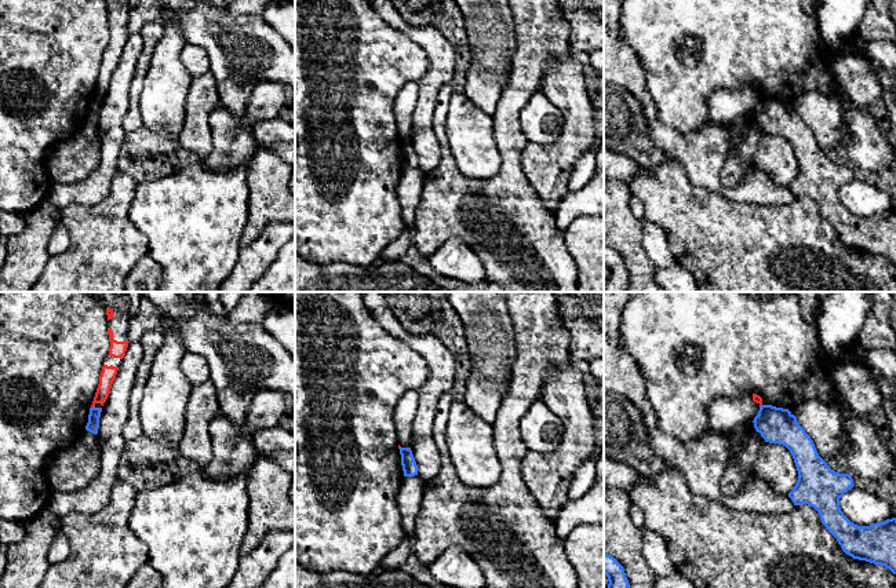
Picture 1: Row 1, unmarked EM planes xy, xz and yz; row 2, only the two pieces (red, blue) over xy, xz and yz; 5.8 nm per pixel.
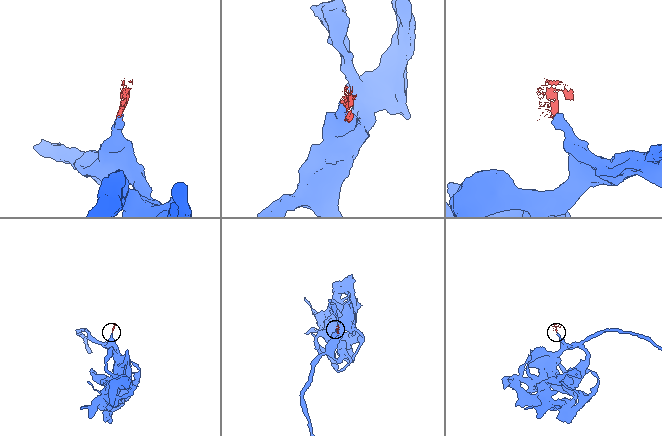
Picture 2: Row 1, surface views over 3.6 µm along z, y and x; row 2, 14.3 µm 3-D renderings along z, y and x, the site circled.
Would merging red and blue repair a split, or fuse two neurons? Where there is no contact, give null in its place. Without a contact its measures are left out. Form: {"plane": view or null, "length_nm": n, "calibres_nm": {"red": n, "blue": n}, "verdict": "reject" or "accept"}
{"plane": "xy", "length_nm": 40, "calibres_nm": {"red": 90, "blue": 70}, "verdict": "reject"}

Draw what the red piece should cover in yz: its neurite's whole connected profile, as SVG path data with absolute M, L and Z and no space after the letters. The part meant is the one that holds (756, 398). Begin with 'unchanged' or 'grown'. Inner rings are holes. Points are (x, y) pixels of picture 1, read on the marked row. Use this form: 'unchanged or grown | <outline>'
grown | M751 392L740 398L718 397L709 406L710 427L721 431L749 427L761 406L762 398Z

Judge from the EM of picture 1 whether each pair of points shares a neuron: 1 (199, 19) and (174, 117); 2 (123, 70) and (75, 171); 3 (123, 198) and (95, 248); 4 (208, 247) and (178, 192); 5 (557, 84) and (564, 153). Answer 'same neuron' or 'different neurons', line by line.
1: different neurons
2: different neurons
3: same neuron
4: same neuron
5: same neuron

